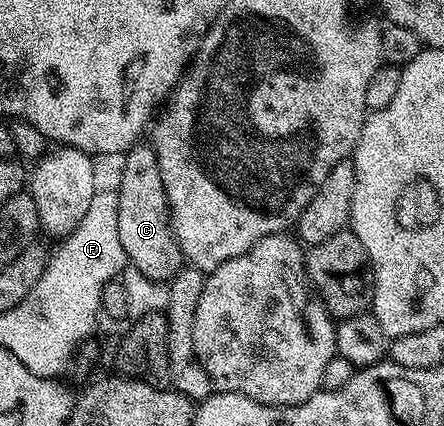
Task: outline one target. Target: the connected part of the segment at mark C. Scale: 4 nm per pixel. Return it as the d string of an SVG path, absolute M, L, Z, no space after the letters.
M140 142L126 153L125 172L118 190L117 234L121 234L121 246L125 246L127 263L155 281L169 282L184 267L183 251L175 235L171 233L171 207L167 204L165 182L161 182L161 170L157 166L154 147Z

